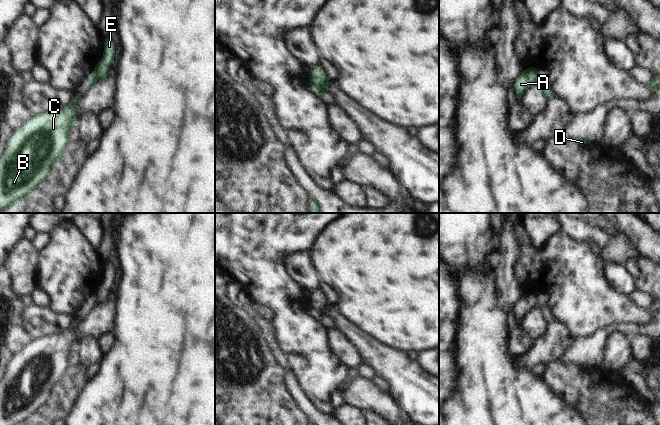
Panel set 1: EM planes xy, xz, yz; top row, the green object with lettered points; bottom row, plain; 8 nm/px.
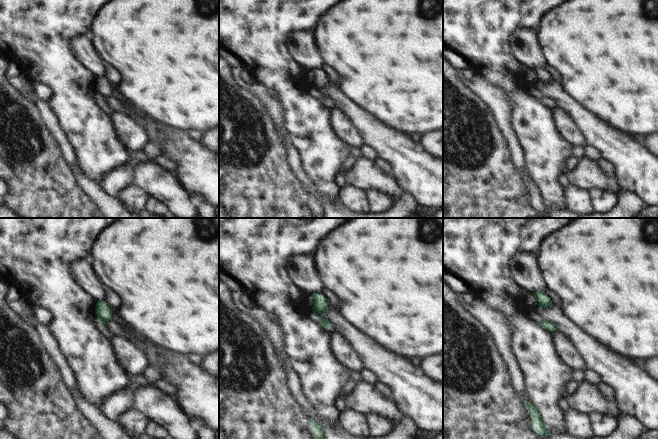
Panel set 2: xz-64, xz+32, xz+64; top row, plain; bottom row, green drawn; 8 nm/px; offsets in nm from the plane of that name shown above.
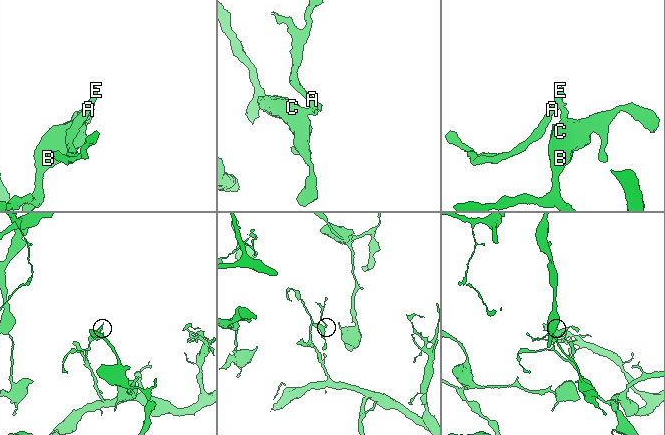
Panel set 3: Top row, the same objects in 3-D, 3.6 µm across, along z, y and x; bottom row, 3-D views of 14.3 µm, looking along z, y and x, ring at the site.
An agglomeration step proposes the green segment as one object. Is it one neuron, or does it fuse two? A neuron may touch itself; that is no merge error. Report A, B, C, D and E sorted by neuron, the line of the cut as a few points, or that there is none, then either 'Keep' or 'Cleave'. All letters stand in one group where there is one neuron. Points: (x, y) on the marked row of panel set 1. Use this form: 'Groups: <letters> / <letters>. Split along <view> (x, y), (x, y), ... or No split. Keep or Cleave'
Groups: A E / B C D. Split along yz (541, 76), (536, 82). Cleave.

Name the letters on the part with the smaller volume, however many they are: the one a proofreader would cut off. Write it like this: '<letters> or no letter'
A, E

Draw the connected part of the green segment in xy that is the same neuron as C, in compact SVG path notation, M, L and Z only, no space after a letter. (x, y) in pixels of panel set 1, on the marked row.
M81 94L63 108L35 115L14 133L0 160L0 212L4 212L16 201L20 201L44 183L51 174L54 164L63 156L70 145L70 129L77 125L77 106Z

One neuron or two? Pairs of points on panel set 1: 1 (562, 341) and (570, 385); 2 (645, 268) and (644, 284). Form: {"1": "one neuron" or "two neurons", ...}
{"1": "two neurons", "2": "one neuron"}

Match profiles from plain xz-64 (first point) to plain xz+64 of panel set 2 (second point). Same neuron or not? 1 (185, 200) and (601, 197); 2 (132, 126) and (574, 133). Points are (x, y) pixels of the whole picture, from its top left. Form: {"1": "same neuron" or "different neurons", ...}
{"1": "different neurons", "2": "same neuron"}

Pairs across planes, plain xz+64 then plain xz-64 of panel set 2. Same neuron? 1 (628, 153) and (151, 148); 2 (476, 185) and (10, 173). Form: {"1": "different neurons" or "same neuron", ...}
{"1": "different neurons", "2": "different neurons"}

